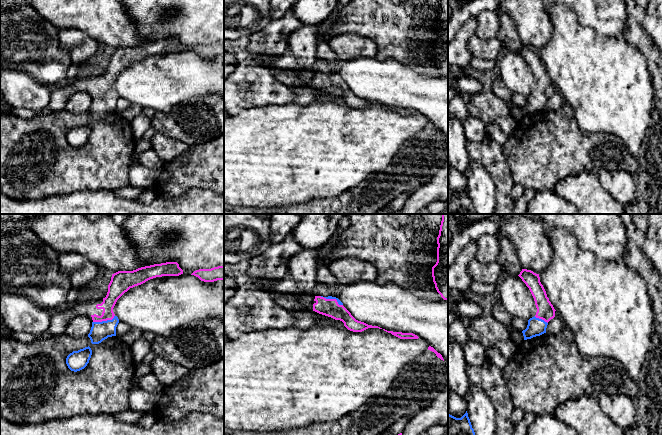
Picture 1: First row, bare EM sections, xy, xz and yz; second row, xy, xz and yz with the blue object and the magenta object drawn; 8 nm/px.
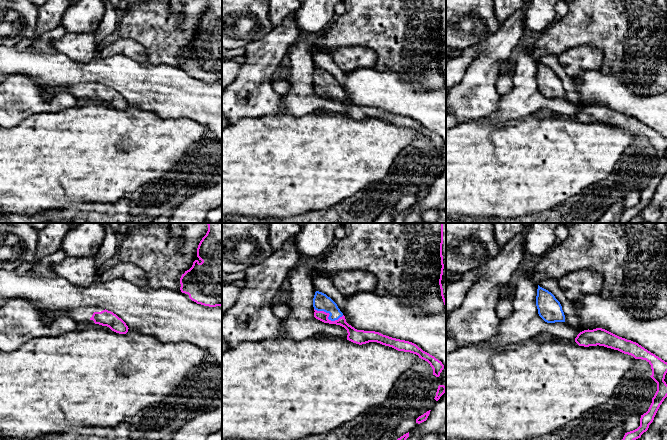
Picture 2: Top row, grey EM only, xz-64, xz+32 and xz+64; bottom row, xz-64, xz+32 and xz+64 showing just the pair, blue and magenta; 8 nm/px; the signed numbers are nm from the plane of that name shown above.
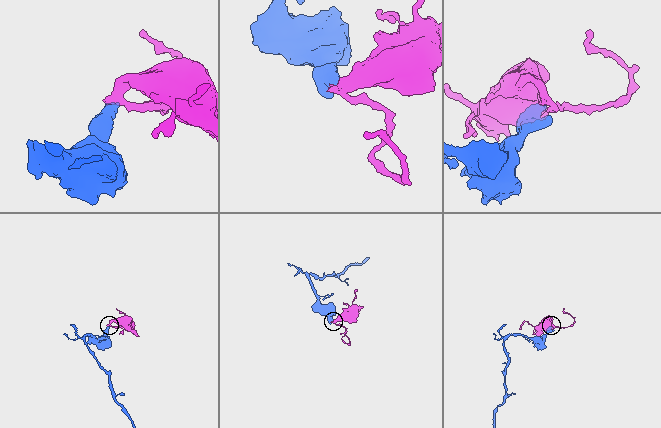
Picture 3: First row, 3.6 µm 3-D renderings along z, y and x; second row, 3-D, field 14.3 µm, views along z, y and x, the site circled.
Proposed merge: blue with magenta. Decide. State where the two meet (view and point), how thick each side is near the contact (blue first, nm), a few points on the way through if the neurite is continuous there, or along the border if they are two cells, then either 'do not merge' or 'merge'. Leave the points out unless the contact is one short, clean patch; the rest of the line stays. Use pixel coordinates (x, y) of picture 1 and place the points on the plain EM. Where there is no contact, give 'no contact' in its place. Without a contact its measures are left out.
xy (104, 97) | 150/110 nm | across xy (100, 107), (104, 102), (104, 97), (114, 68) | merge

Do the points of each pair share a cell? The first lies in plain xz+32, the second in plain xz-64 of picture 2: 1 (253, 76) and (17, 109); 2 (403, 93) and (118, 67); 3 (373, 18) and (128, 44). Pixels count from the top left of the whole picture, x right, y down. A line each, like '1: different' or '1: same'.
1: same
2: same
3: different

